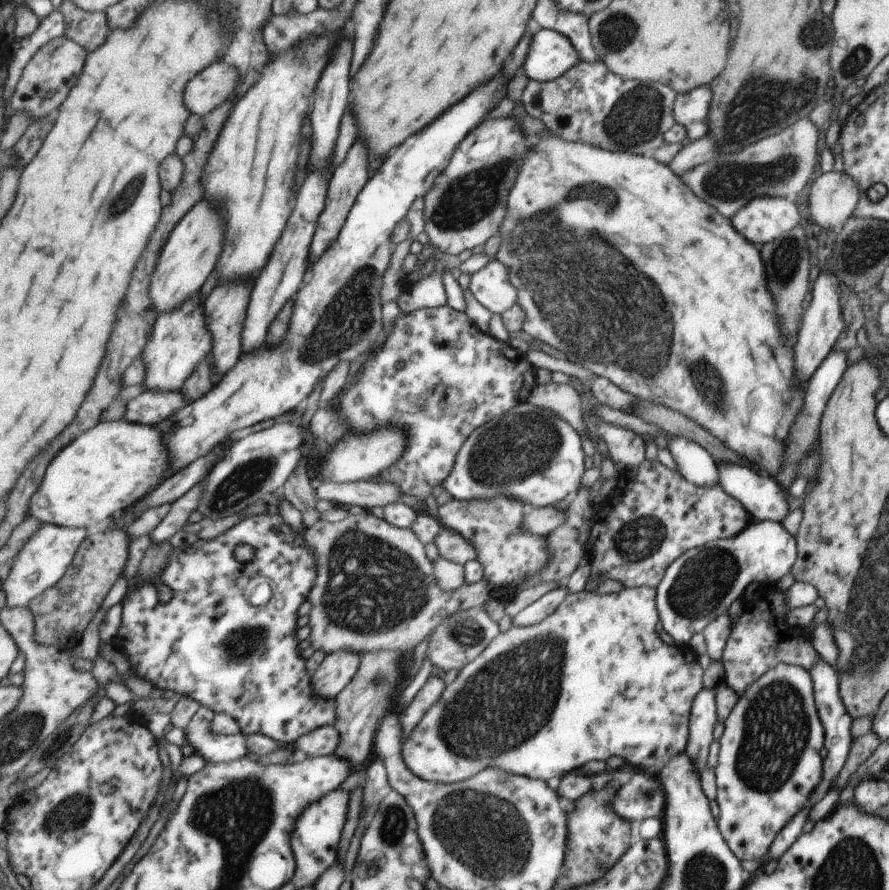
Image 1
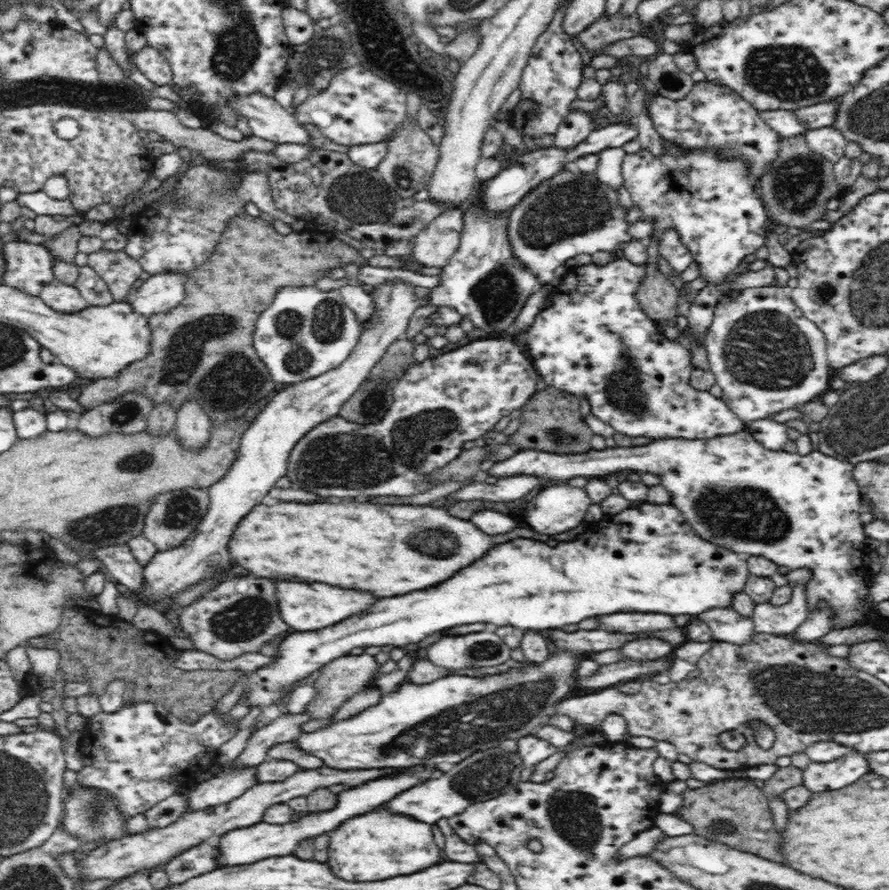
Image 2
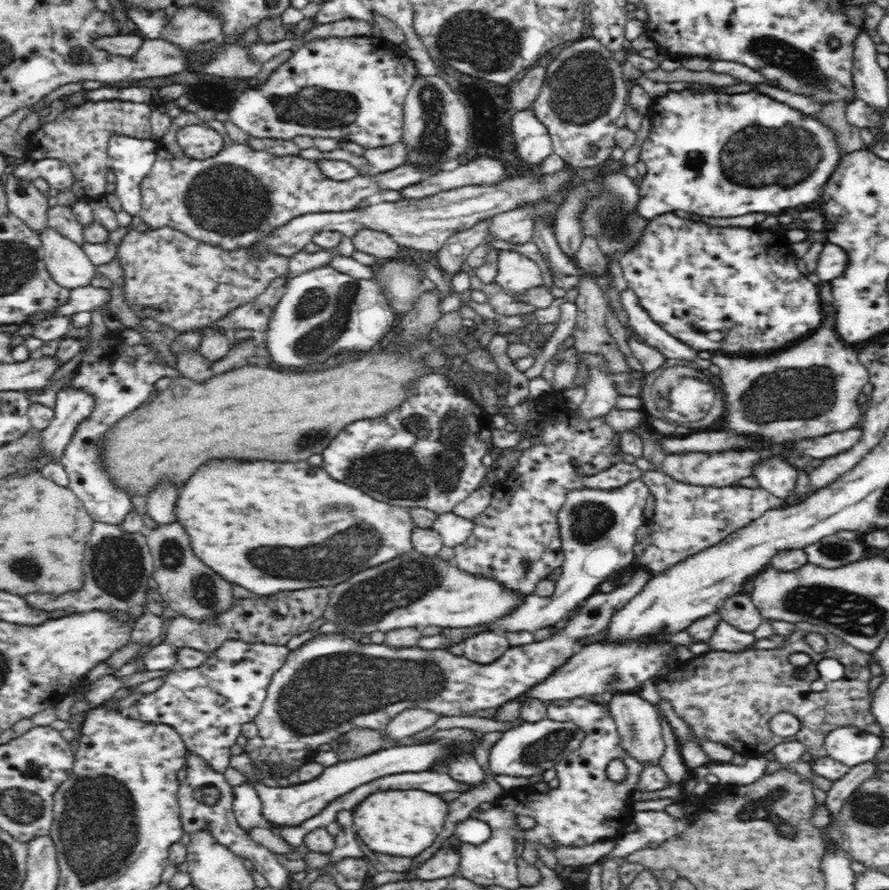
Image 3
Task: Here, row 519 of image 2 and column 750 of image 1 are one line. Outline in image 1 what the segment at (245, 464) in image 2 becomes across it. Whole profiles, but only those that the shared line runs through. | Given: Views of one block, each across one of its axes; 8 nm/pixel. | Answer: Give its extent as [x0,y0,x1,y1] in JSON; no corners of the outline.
[731,197,798,246]

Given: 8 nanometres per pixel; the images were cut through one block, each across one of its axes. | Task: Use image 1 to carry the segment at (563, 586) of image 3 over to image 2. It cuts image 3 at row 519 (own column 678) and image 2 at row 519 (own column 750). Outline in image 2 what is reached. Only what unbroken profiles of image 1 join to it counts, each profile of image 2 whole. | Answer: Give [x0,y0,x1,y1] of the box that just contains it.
[523,485,590,536]

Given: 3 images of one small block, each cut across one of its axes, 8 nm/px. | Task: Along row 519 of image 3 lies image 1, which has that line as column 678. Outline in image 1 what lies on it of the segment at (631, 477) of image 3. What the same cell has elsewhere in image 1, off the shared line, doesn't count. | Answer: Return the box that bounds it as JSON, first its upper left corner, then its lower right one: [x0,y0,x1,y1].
[403,587,702,782]

